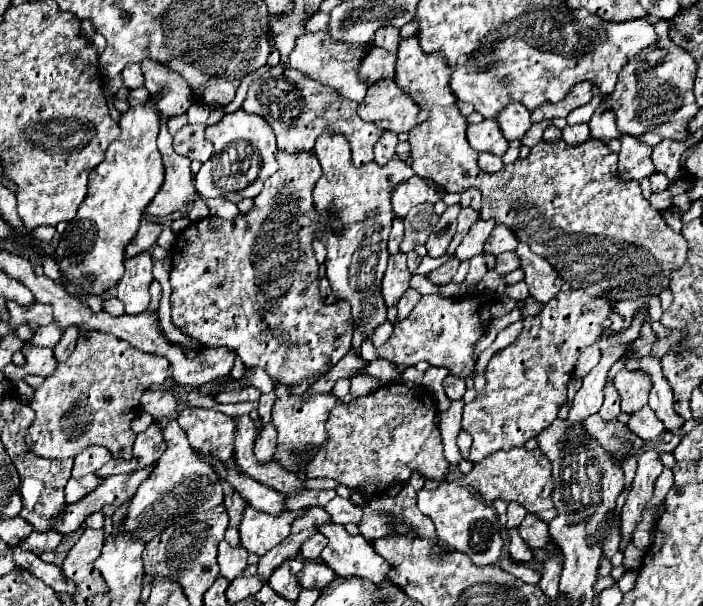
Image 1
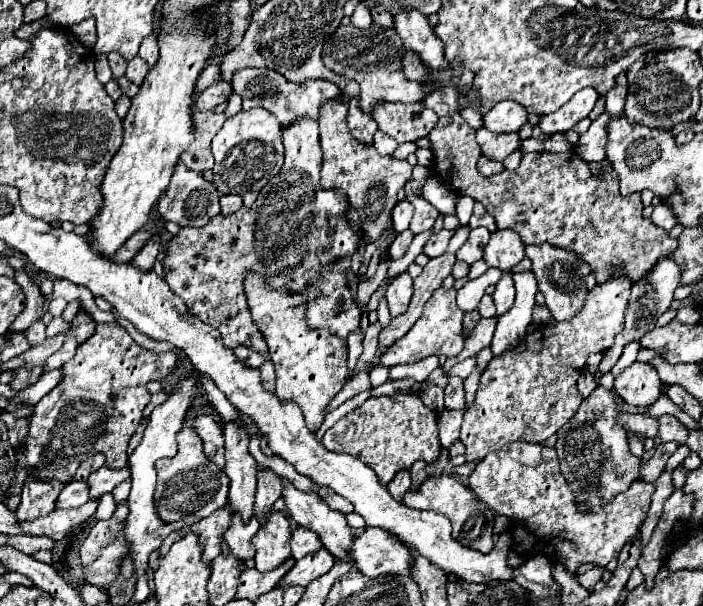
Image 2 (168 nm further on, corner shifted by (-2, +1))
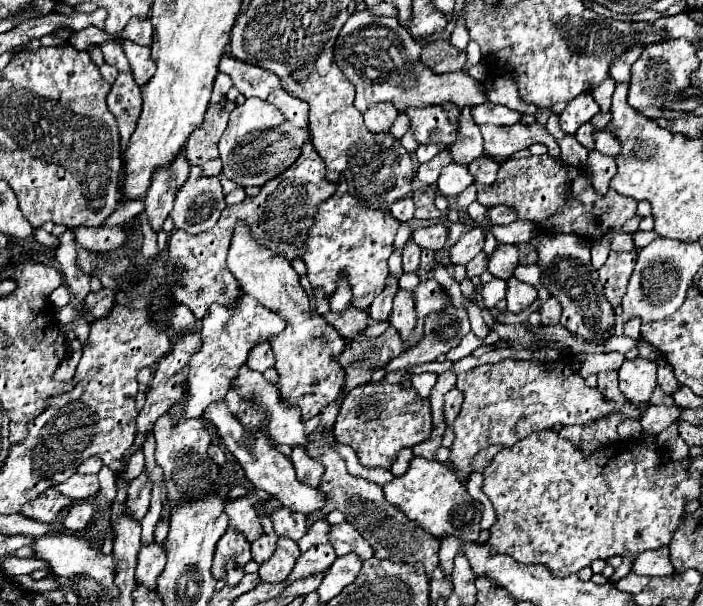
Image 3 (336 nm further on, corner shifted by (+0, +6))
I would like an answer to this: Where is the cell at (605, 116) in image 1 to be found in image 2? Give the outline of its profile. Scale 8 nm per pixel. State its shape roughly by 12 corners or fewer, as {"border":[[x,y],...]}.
{"border":[[621,72],[615,88],[605,94],[605,112],[623,114],[627,78]]}

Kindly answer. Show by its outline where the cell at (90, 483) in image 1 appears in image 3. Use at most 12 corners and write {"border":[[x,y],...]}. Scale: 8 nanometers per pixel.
{"border":[[53,487],[25,503],[21,515],[51,523],[73,501]]}

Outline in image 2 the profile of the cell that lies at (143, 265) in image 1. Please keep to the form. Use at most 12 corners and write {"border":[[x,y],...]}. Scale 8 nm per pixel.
{"border":[[155,234],[133,258],[137,270],[153,270],[159,254]]}

